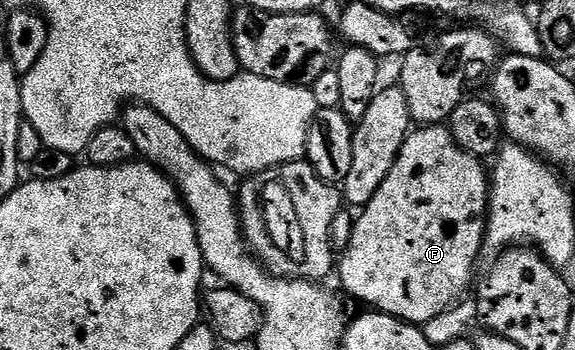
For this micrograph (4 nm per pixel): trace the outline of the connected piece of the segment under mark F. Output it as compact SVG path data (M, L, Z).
M443 125L419 127L408 133L405 143L397 155L397 163L393 163L393 171L389 171L385 183L381 183L381 187L377 187L377 195L373 195L373 199L369 199L369 203L362 206L360 213L363 214L359 213L354 218L352 238L347 249L341 253L337 261L337 277L339 273L339 281L343 284L344 291L349 296L364 301L367 304L364 306L370 307L372 310L388 313L390 317L410 321L412 325L420 327L426 325L429 319L452 308L462 298L459 296L470 287L471 272L475 269L475 260L478 259L479 253L484 252L483 238L487 232L487 207L489 204L489 173L486 168L483 170L483 165L484 162L480 158L461 151L461 147L457 147L457 143L451 137L450 128Z

